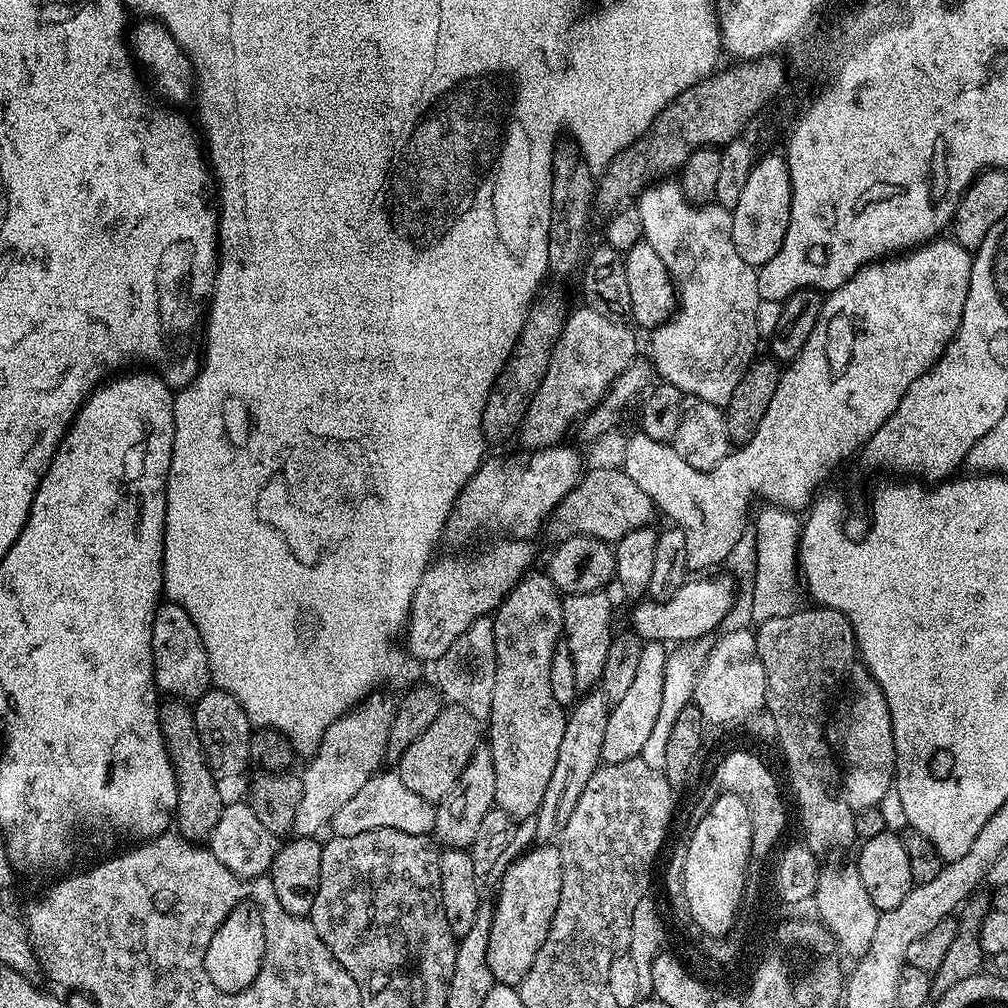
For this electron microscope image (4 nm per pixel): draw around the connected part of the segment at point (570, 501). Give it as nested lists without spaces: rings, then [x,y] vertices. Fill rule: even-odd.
[[[589,467],[580,477],[578,486],[558,502],[558,506],[546,521],[548,536],[552,542],[559,542],[567,536],[593,536],[605,542],[621,540],[630,530],[647,528],[658,516],[658,509],[648,495],[638,490],[635,482],[619,467]]]

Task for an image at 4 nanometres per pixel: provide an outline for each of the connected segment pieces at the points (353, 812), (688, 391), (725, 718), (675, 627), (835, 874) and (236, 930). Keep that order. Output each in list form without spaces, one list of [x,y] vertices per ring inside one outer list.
[[[381,771],[370,778],[350,802],[346,802],[334,814],[330,828],[335,835],[353,836],[354,834],[366,834],[370,830],[382,830],[393,828],[402,830],[406,834],[418,834],[427,836],[436,827],[436,804],[433,801],[421,798],[414,794],[414,790],[406,787],[406,782],[400,780],[395,771]]]
[[[664,178],[659,182],[653,182],[638,197],[638,207],[641,214],[642,230],[644,231],[643,239],[654,250],[654,254],[658,254],[658,258],[662,258],[662,266],[666,266],[666,270],[672,275],[672,282],[676,285],[676,294],[678,303],[676,311],[669,316],[665,324],[659,324],[651,329],[652,336],[652,356],[650,355],[650,363],[654,369],[655,375],[659,377],[663,383],[678,386],[678,390],[683,392],[685,397],[693,396],[694,398],[702,398],[704,402],[727,406],[730,402],[730,394],[734,394],[738,382],[742,378],[742,374],[746,374],[746,370],[752,365],[752,361],[757,359],[756,343],[762,340],[760,331],[758,330],[758,306],[761,298],[758,294],[758,278],[756,277],[757,269],[748,265],[749,257],[745,253],[738,250],[738,246],[734,246],[734,238],[732,237],[732,214],[729,209],[722,207],[721,204],[715,202],[710,204],[701,204],[699,206],[692,204],[686,198],[686,194],[682,194],[679,183],[672,178]]]
[[[733,628],[723,634],[725,636],[716,645],[713,643],[709,647],[692,695],[708,726],[734,721],[750,712],[760,704],[764,690],[763,672],[757,663],[751,631],[748,628]]]
[[[731,575],[712,576],[709,580],[689,579],[678,590],[678,594],[667,597],[663,602],[652,598],[645,598],[633,603],[631,631],[640,635],[640,639],[647,641],[669,642],[700,642],[717,627],[723,625],[732,609],[738,595],[737,581]]]
[[[855,863],[821,867],[814,897],[815,904],[815,915],[821,924],[831,930],[832,936],[836,939],[837,949],[845,957],[859,958],[866,954],[866,950],[870,950],[870,942],[874,938],[874,929],[878,926],[880,912],[874,906],[874,902],[870,902],[870,894],[866,894],[866,886],[862,886],[862,878]]]
[[[244,900],[214,930],[214,938],[210,938],[210,946],[206,946],[206,975],[210,982],[218,986],[223,992],[241,992],[258,978],[258,970],[264,961],[264,947],[266,946],[266,934],[262,926],[262,914],[258,906],[251,900]]]

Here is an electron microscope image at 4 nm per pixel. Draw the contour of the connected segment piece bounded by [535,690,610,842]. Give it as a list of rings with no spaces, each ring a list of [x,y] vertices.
[[[589,690],[577,699],[567,713],[566,731],[562,733],[562,742],[558,745],[558,762],[554,762],[554,775],[546,786],[546,798],[535,816],[537,818],[536,840],[552,842],[559,837],[566,822],[578,805],[578,798],[586,789],[592,775],[602,764],[602,740],[605,737],[606,722],[610,705],[603,692]]]

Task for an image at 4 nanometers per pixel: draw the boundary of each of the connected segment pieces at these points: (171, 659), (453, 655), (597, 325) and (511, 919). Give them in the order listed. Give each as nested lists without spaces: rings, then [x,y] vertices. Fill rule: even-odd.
[[[171,602],[161,603],[152,623],[152,661],[156,687],[165,697],[195,702],[213,683],[206,658],[206,646],[202,646],[202,634],[194,626],[194,618]]]
[[[492,616],[478,618],[457,638],[454,646],[434,662],[436,668],[435,687],[449,705],[470,710],[474,718],[487,721],[490,705],[494,702],[494,674],[496,673],[496,647],[494,646],[494,626]]]
[[[586,306],[567,313],[564,328],[552,351],[550,366],[546,366],[546,378],[542,378],[520,425],[518,440],[528,450],[559,445],[563,441],[560,439],[571,428],[573,431],[574,425],[600,403],[614,378],[618,378],[637,355],[636,336],[628,326],[624,322],[602,318],[602,314]]]
[[[536,846],[524,852],[504,872],[495,891],[488,951],[490,974],[495,983],[518,986],[522,978],[530,974],[530,966],[534,966],[534,958],[538,958],[538,950],[542,950],[542,942],[546,942],[550,922],[558,910],[562,893],[562,854],[559,847]]]

